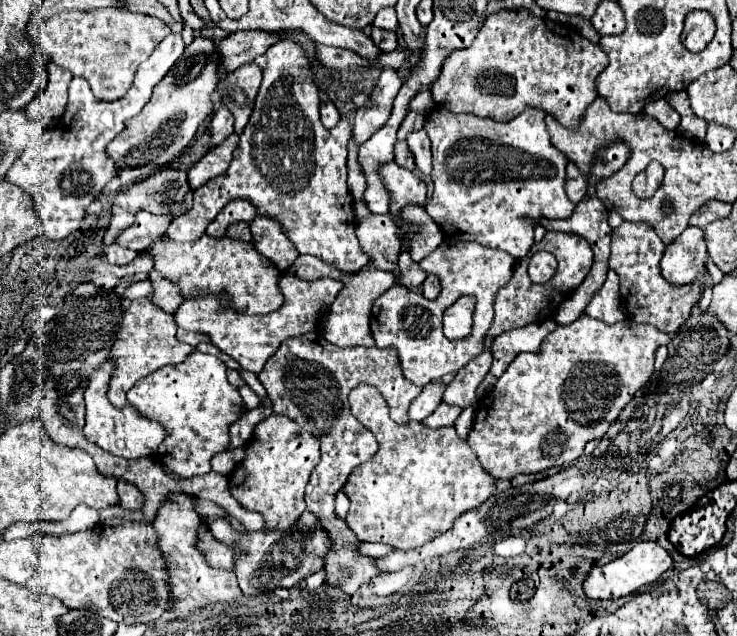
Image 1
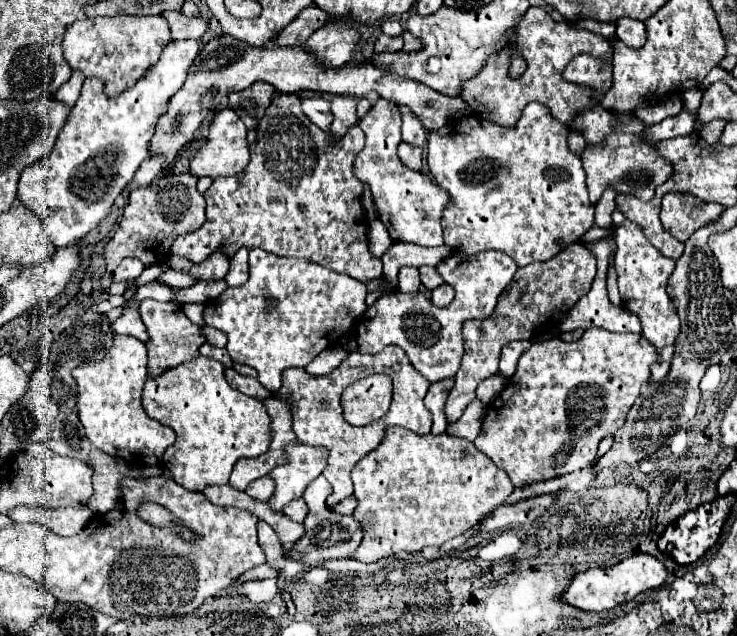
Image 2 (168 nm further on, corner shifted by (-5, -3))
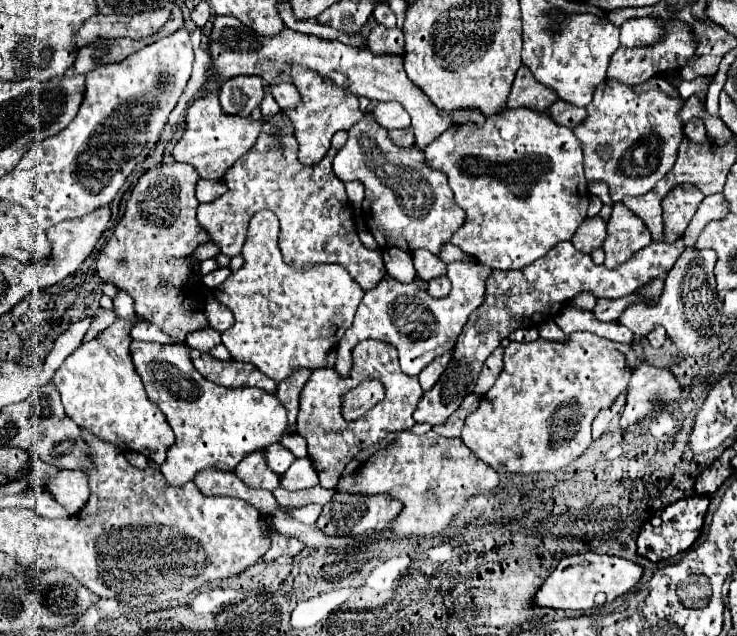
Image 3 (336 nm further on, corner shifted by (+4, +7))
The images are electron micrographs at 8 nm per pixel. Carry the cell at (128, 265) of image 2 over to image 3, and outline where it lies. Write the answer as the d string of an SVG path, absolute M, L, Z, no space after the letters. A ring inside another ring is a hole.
M127 292L117 294L113 312L119 320L91 342L81 344L55 372L53 384L61 394L65 414L81 428L89 428L95 436L117 444L123 452L139 452L155 464L165 462L169 446L175 442L163 412L147 398L143 382L131 362L129 328L133 328L133 300Z

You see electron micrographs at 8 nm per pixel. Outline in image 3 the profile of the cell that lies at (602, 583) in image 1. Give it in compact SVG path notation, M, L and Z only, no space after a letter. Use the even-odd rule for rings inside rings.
M583 552L575 556L565 556L551 576L543 582L539 592L533 598L535 606L541 608L561 608L561 610L587 610L596 605L613 602L615 598L629 592L641 578L643 568L635 562L609 556L609 554L593 554ZM603 592L603 593L599 593ZM596 596L596 597L595 597Z

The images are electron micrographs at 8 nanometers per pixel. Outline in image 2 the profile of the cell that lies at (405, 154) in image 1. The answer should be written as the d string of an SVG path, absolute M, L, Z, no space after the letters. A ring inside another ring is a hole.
M400 142L400 146L398 146L398 156L400 156L400 160L402 160L408 168L420 170L420 166L422 166L422 150L420 150L420 148L410 146L410 144L406 144L406 142Z

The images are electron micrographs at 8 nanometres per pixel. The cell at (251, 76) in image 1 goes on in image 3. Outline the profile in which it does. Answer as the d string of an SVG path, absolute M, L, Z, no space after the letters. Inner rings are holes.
M257 76L229 78L219 92L221 108L229 116L249 116L265 98L265 82Z

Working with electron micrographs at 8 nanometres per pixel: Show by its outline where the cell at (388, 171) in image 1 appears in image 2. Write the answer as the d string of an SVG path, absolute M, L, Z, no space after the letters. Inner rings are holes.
M378 98L378 102L360 118L360 128L366 134L366 146L360 150L354 160L354 174L368 182L374 194L374 202L380 214L380 220L390 232L394 242L414 242L420 246L442 246L442 210L446 208L448 194L426 174L406 168L398 154L396 146L400 144L400 126L402 114L400 106L390 100Z

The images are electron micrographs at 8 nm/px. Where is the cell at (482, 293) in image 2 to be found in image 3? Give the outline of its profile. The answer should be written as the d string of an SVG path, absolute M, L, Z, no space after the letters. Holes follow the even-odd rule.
M451 262L447 266L447 276L453 284L449 296L443 300L435 300L429 294L417 294L417 284L401 284L391 276L385 276L381 284L369 292L365 292L363 302L359 304L353 328L345 332L341 344L335 352L335 370L341 378L349 378L353 360L351 352L361 340L381 340L391 344L399 352L401 370L407 376L417 376L433 358L455 348L457 336L461 334L467 318L473 310L481 306L485 300L485 280L491 268L485 268L479 262Z

